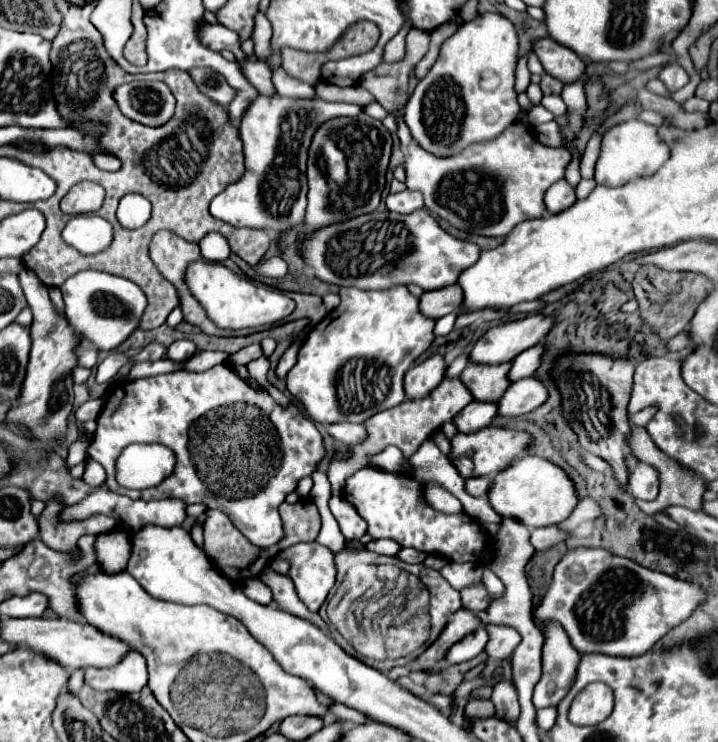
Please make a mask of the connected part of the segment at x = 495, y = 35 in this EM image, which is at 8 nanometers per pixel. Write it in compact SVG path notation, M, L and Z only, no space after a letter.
M483 14L473 22L463 24L453 38L449 38L439 54L437 64L417 84L405 110L403 122L411 130L413 140L429 154L437 158L457 156L467 146L477 142L495 140L507 126L511 126L521 112L515 94L515 66L517 66L517 32L515 26L499 14Z

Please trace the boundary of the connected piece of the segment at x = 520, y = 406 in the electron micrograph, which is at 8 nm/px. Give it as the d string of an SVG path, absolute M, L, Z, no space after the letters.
M535 376L517 380L509 386L505 396L499 400L499 416L523 416L539 406L543 406L549 398L549 392L541 380Z

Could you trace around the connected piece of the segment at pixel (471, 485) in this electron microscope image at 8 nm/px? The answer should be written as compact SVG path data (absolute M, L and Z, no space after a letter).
M481 476L481 478L469 478L465 488L471 496L487 496L489 488L491 488L491 478L489 476Z

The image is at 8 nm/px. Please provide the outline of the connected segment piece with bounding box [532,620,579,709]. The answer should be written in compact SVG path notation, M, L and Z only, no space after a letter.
M545 622L545 644L543 644L543 676L536 684L532 702L536 709L557 706L569 684L573 684L573 672L577 672L579 652L569 644L565 630L553 622Z

